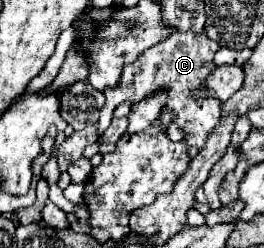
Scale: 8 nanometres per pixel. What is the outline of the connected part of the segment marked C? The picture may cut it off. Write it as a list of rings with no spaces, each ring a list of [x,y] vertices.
[[[173,31],[163,43],[157,43],[151,49],[147,49],[145,53],[141,53],[135,63],[131,63],[123,69],[119,87],[105,91],[105,105],[101,109],[101,117],[97,123],[99,137],[103,135],[109,121],[113,119],[113,111],[119,103],[123,103],[123,101],[135,103],[135,101],[141,101],[141,99],[153,95],[159,89],[163,89],[167,93],[167,105],[163,107],[163,111],[173,113],[173,121],[185,131],[187,145],[195,145],[197,149],[203,149],[207,135],[219,123],[221,103],[211,97],[195,99],[193,93],[205,83],[207,75],[215,71],[213,55],[217,51],[219,51],[219,45],[215,41],[211,41],[205,33],[195,35],[195,33],[187,33],[187,31],[185,33]]]

